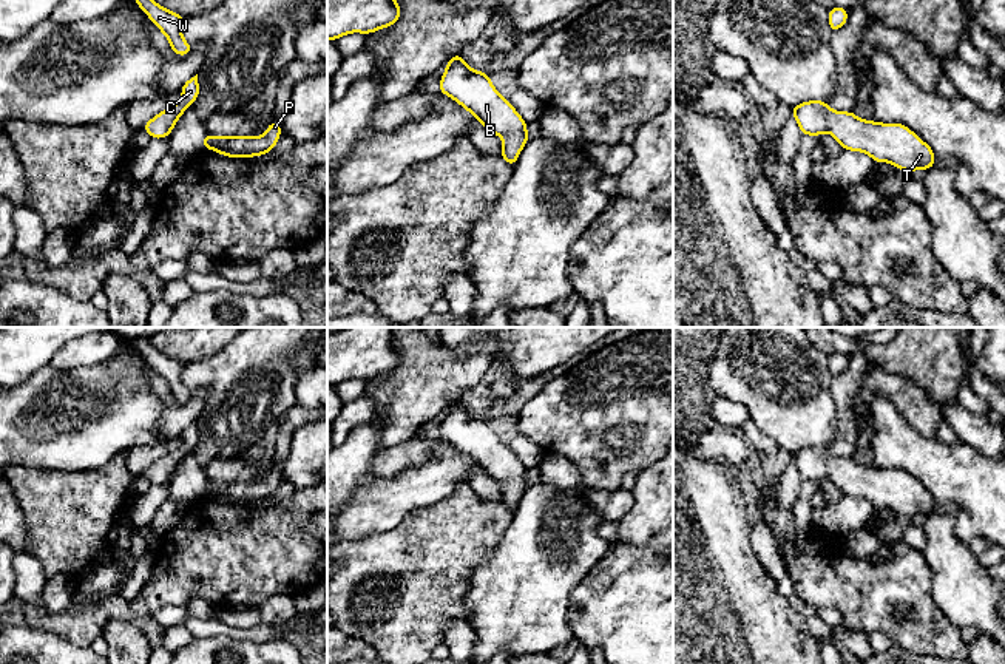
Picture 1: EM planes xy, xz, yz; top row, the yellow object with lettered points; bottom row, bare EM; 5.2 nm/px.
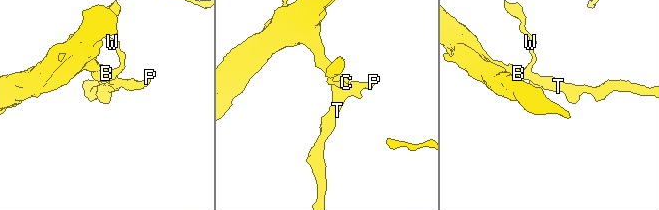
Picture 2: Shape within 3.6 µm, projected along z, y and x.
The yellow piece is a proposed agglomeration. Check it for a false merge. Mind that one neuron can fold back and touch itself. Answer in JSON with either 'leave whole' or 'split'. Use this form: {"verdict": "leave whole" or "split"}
{"verdict": "leave whole"}

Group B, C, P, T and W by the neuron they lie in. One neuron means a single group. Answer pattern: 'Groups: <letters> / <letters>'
Groups: B C P T W

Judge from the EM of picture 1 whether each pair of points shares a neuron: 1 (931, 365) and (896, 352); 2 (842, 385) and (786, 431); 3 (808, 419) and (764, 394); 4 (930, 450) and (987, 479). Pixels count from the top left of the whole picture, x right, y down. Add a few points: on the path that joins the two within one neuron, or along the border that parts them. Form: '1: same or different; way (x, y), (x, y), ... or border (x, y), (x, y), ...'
1: same; way (922, 355), (905, 354)
2: different; border (832, 379), (839, 428)
3: same; way (797, 408), (783, 394), (775, 394)
4: same; way (944, 464), (961, 479), (973, 479)

